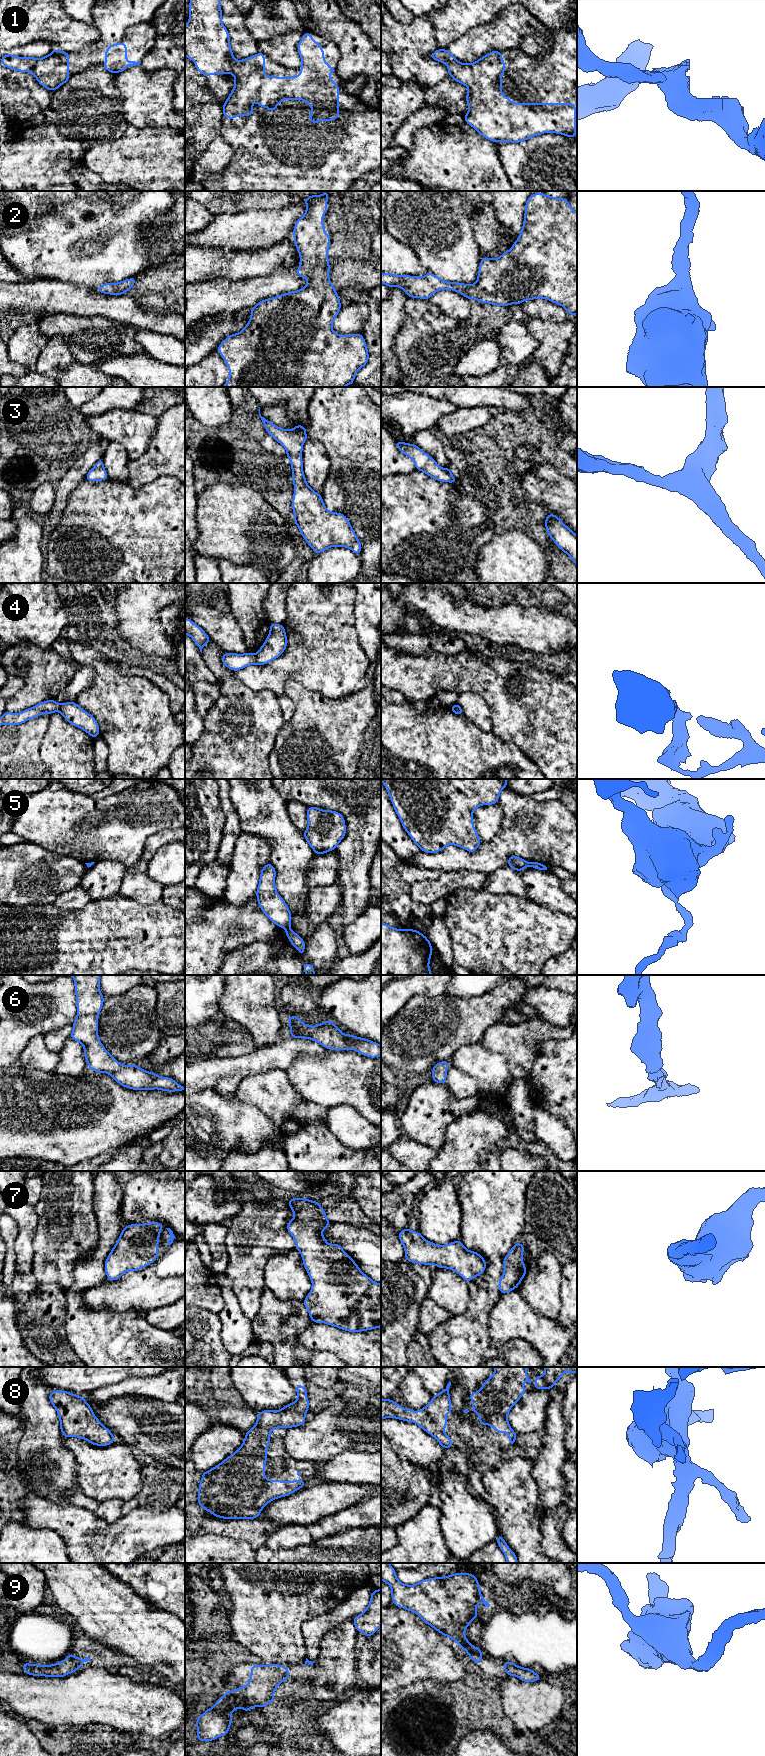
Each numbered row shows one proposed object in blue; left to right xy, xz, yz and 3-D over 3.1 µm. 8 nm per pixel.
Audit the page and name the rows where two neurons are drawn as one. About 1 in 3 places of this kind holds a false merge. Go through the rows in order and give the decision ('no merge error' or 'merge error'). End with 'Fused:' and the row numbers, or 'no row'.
1: merge error
2: no merge error
3: no merge error
4: merge error
5: merge error
6: no merge error
7: no merge error
8: no merge error
9: no merge error
Fused: 1, 4, 5

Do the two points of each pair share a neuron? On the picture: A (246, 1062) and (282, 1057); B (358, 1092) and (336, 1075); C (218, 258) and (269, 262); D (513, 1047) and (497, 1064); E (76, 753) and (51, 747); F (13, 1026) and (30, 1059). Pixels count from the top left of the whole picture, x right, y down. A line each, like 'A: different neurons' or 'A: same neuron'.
A: same neuron
B: same neuron
C: same neuron
D: different neurons
E: same neuron
F: different neurons

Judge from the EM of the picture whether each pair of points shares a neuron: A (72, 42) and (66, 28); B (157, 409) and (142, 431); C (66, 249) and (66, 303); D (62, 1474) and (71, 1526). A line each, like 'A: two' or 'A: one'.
A: one
B: two
C: two
D: two

